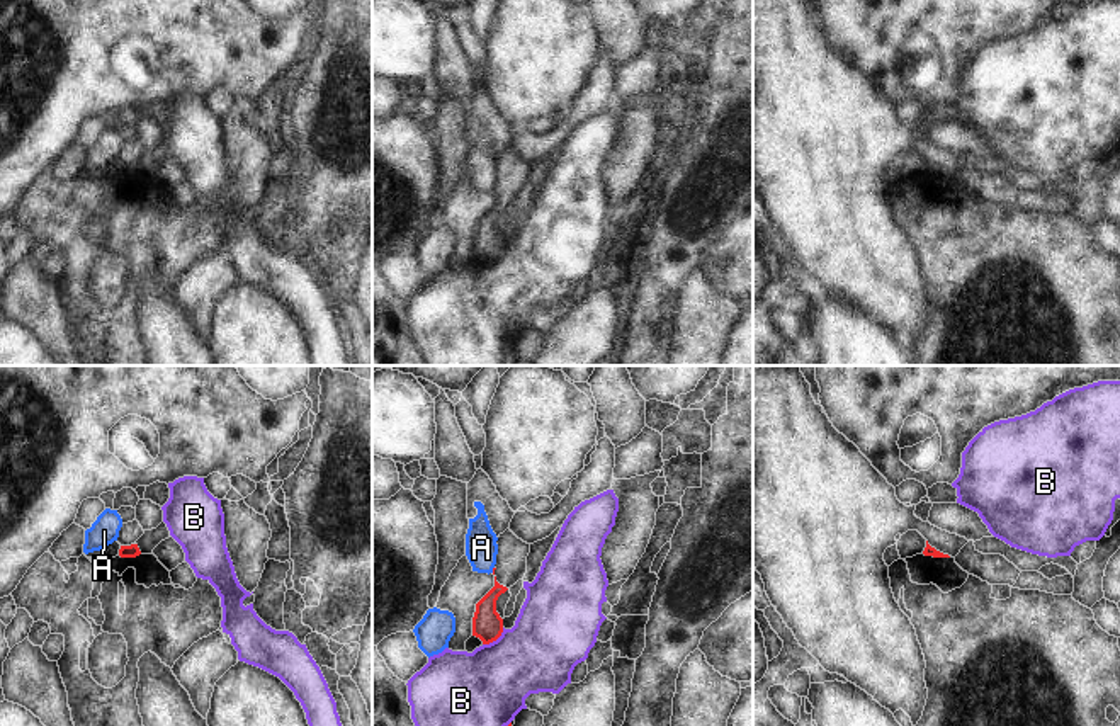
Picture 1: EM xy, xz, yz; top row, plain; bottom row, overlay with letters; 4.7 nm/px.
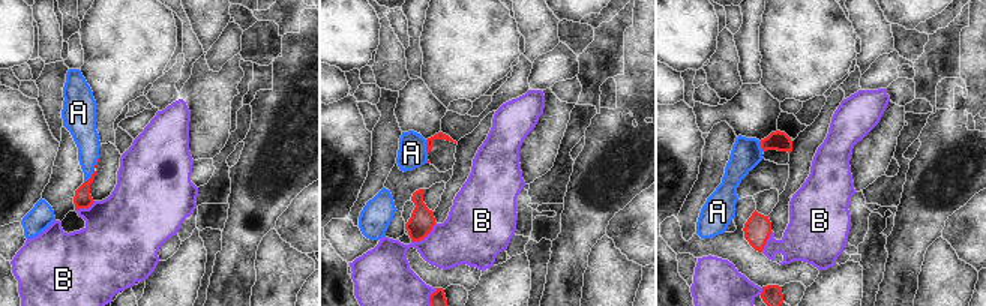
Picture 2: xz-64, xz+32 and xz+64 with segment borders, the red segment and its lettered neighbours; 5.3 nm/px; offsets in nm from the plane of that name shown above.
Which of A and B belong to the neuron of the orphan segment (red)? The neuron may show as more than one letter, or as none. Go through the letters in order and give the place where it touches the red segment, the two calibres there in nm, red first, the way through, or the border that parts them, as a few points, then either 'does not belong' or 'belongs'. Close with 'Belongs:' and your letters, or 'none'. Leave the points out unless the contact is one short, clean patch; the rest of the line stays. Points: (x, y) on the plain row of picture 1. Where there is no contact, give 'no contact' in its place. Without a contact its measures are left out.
A: contact xz (493, 189); calibres 20 and 150 nm; border xz (493, 186), (492, 191); does not belong
B: contact xz (495, 259); calibres 140 and 380 nm; does not belong
Belongs: none

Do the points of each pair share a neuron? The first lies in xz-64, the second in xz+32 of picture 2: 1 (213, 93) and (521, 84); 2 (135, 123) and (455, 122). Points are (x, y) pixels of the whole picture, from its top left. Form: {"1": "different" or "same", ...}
{"1": "different", "2": "same"}

